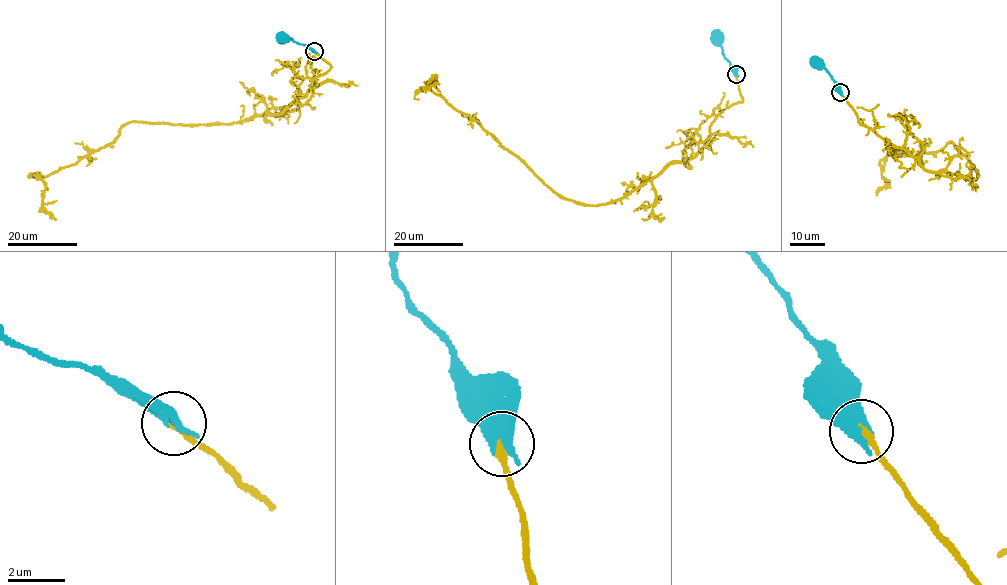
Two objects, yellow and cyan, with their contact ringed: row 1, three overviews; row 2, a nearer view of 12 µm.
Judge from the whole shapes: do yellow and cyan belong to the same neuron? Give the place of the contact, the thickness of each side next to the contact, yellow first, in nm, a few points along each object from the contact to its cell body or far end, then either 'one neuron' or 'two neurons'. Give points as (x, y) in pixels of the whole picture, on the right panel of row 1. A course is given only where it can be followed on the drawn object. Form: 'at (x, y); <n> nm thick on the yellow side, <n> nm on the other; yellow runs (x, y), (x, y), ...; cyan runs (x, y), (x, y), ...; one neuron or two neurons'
at (840, 92); 240 nm thick on the yellow side, 440 nm on the other; yellow runs (840, 92), (861, 123), (920, 166), (979, 175), (950, 141), (888, 155), (877, 195); cyan runs (840, 92), (818, 63); two neurons

